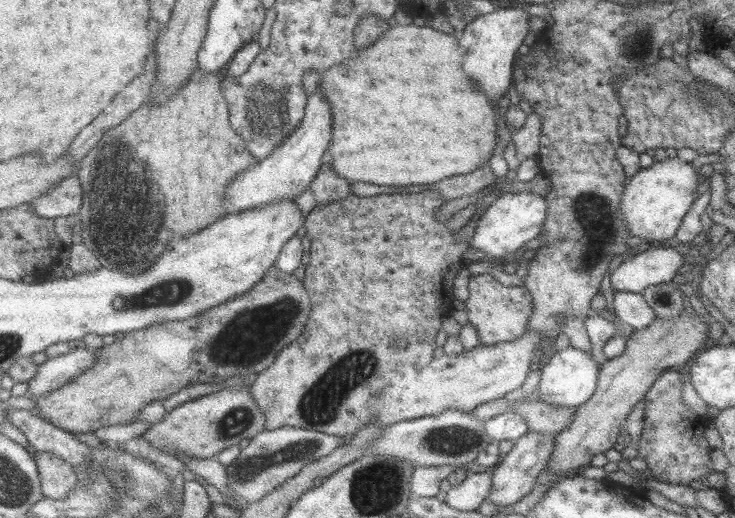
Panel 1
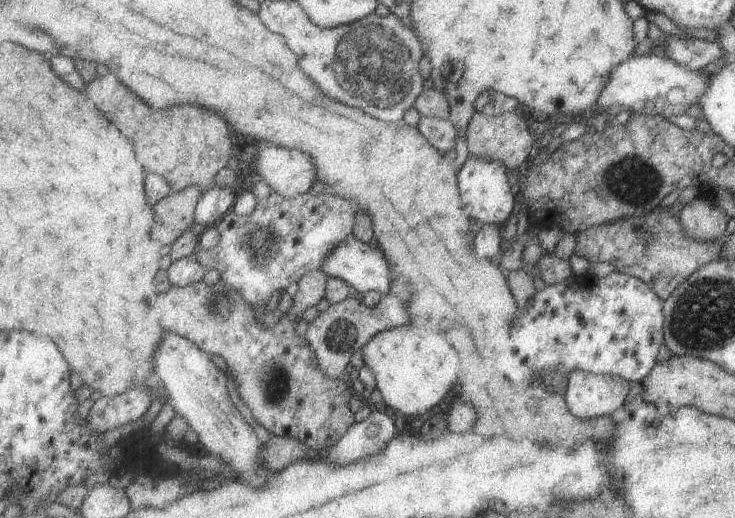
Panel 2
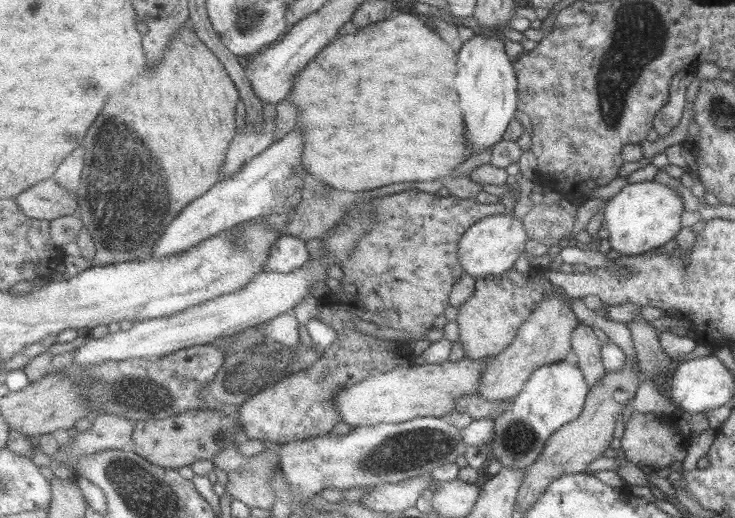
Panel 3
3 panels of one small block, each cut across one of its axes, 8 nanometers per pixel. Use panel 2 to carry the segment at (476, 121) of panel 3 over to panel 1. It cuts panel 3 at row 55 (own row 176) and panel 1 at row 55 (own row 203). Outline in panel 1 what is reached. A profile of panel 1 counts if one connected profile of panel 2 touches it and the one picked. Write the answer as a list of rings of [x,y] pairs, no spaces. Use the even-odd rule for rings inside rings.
[[[505,7],[491,13],[474,16],[460,34],[467,76],[471,76],[479,92],[483,92],[483,96],[487,98],[493,98],[495,104],[509,90],[512,66],[518,57],[517,48],[523,44],[526,34],[531,31],[528,25],[529,17],[524,8]]]

